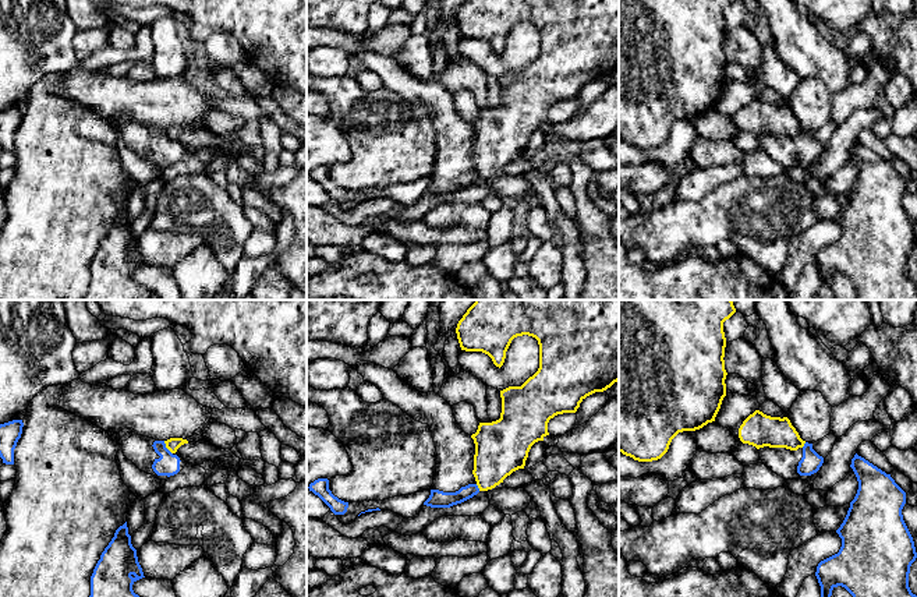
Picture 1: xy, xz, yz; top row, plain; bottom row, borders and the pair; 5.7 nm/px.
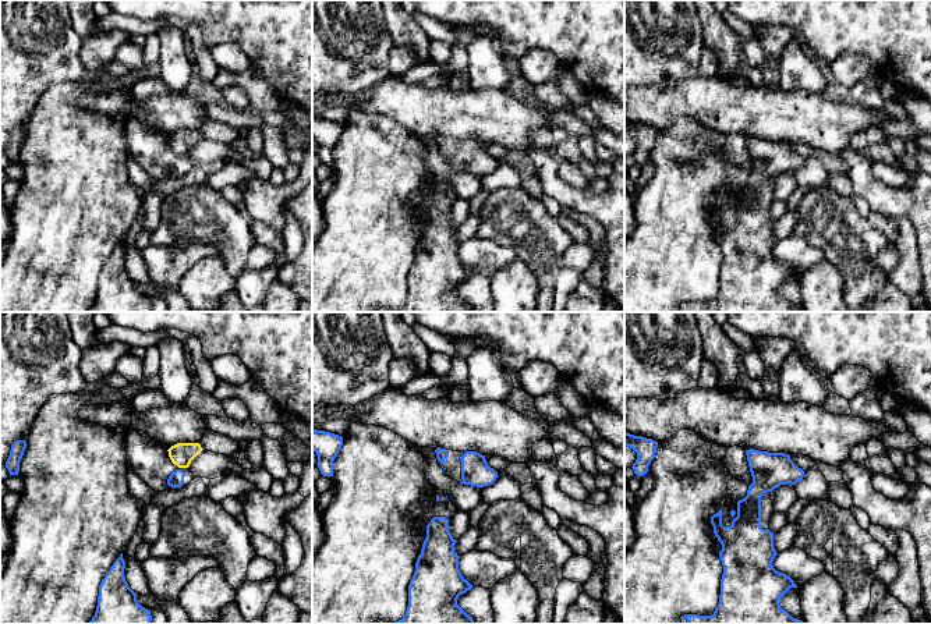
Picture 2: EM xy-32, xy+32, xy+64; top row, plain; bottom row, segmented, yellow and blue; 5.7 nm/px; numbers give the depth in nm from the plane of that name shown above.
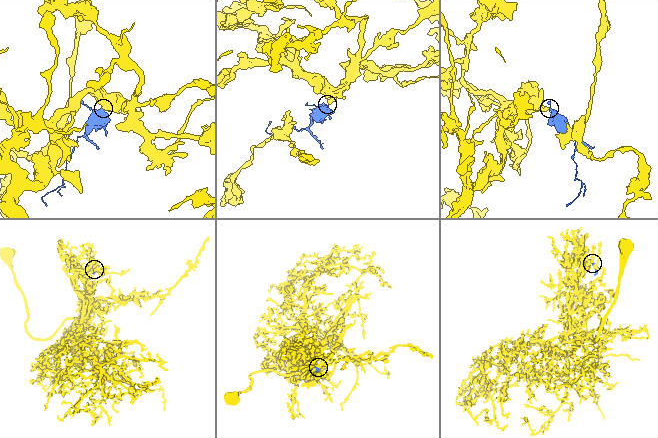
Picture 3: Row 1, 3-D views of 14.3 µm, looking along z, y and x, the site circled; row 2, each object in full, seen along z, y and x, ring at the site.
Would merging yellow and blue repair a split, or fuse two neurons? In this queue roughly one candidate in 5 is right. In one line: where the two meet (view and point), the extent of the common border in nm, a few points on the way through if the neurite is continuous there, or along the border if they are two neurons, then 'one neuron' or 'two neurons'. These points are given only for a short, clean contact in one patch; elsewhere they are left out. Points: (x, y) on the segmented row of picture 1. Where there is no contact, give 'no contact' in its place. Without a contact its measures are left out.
xy (166, 447) | 90 nm | along xy (163, 441), (172, 454) | two neurons

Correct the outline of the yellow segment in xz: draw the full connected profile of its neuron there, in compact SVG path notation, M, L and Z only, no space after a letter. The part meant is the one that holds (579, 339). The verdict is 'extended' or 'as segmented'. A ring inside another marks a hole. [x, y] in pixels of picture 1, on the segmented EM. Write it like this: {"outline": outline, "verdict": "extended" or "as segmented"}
{"outline": "M475 300L456 328L461 350L482 352L502 367L511 340L528 335L539 345L539 368L521 386L500 391L500 418L479 423L471 435L475 444L474 470L479 491L488 491L518 469L524 469L531 446L544 441L548 423L557 414L576 413L580 403L595 392L603 392L619 381L619 300Z", "verdict": "as segmented"}

